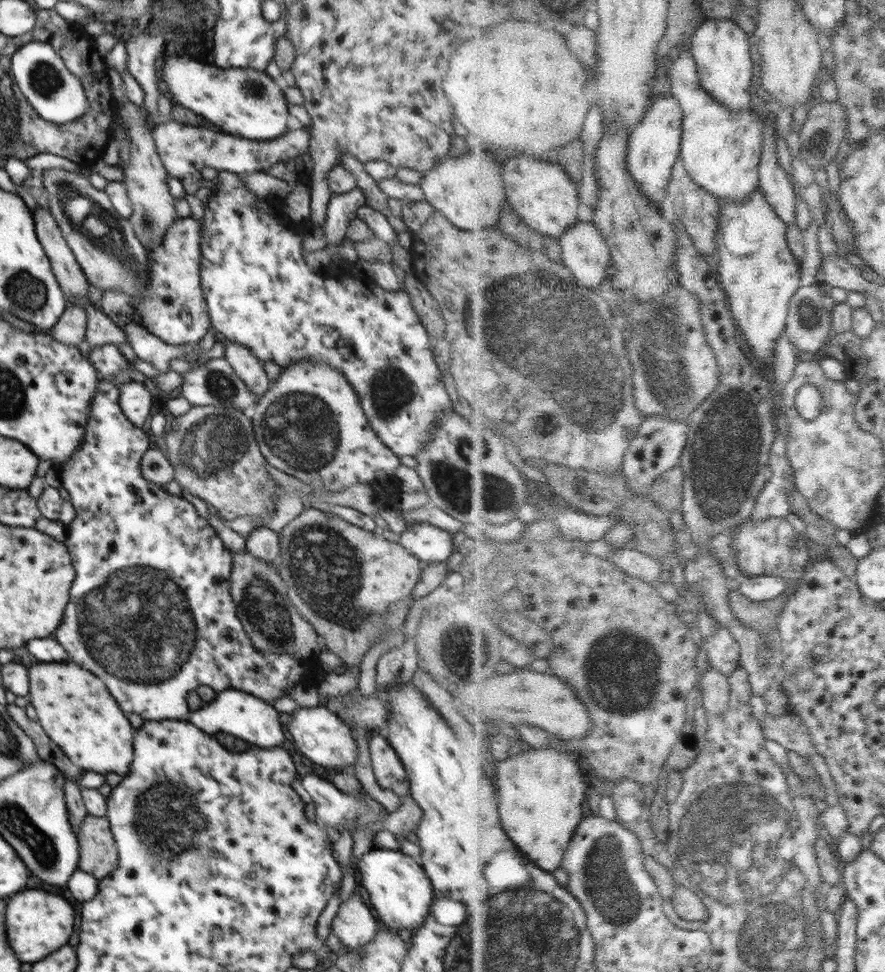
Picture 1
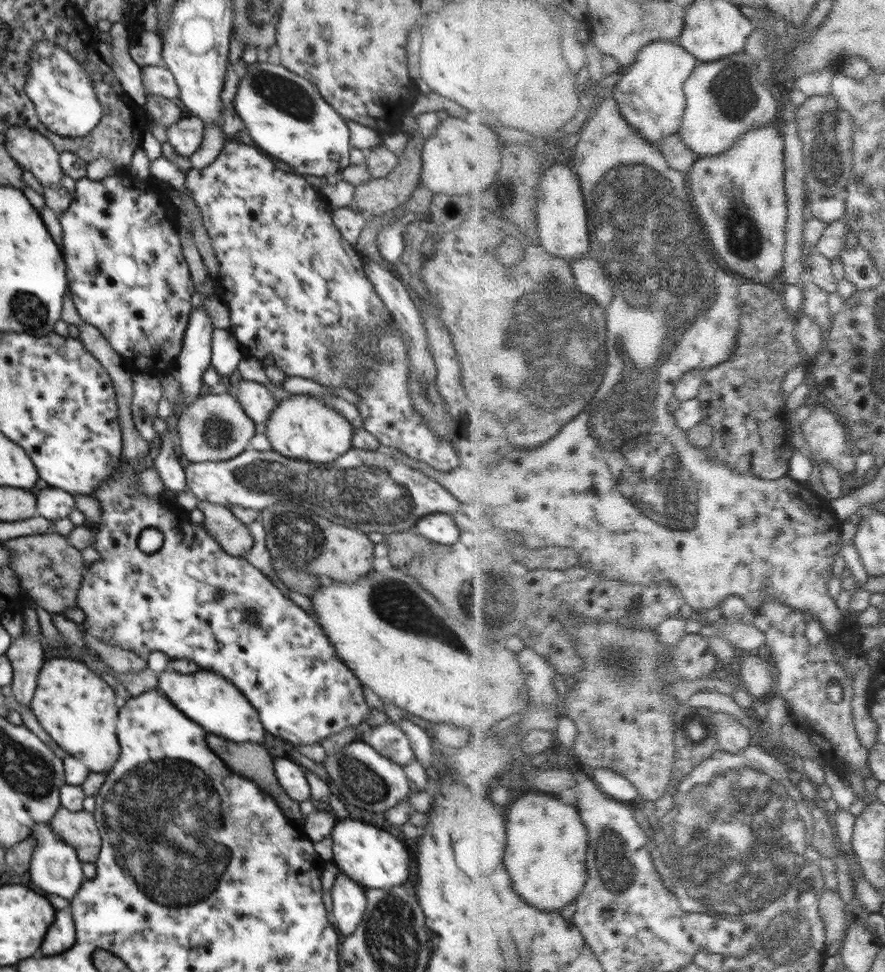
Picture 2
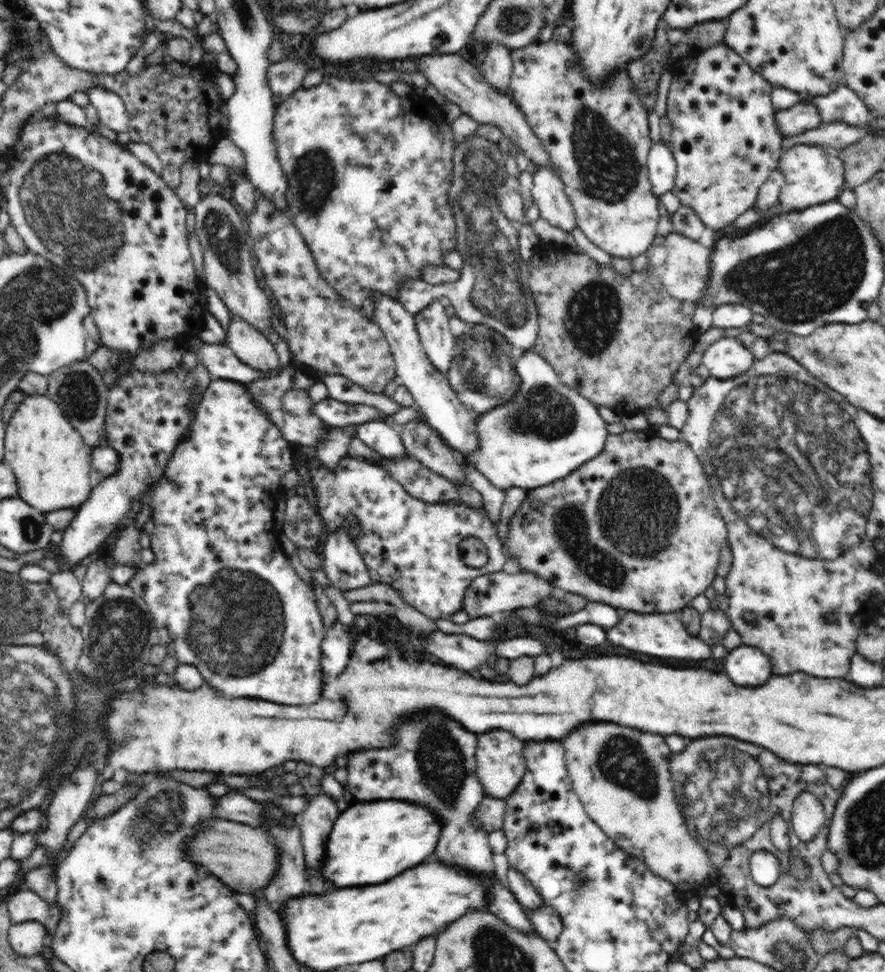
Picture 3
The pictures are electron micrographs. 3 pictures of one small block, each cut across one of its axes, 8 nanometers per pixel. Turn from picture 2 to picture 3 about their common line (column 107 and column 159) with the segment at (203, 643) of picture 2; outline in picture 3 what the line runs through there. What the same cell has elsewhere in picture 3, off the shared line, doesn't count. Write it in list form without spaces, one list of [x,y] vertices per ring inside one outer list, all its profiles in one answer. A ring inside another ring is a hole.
[[[231,378],[210,381],[210,386],[204,390],[200,404],[198,404],[195,420],[188,429],[187,437],[176,448],[171,462],[164,471],[165,475],[157,482],[152,491],[151,522],[154,523],[155,529],[150,536],[150,549],[154,552],[155,559],[147,566],[140,566],[128,584],[148,605],[152,613],[154,628],[159,634],[159,644],[167,649],[168,654],[182,664],[192,664],[200,668],[200,674],[204,676],[208,684],[212,684],[214,688],[220,688],[222,692],[234,698],[236,696],[256,696],[256,698],[272,700],[276,704],[308,704],[308,702],[318,700],[320,696],[320,686],[323,682],[320,662],[321,642],[327,631],[326,625],[316,606],[316,597],[314,597],[312,587],[296,573],[290,559],[283,552],[279,541],[279,531],[274,521],[276,503],[284,496],[286,490],[280,478],[284,472],[293,470],[292,446],[290,441],[282,437],[278,426],[275,426],[257,406],[244,383]]]

